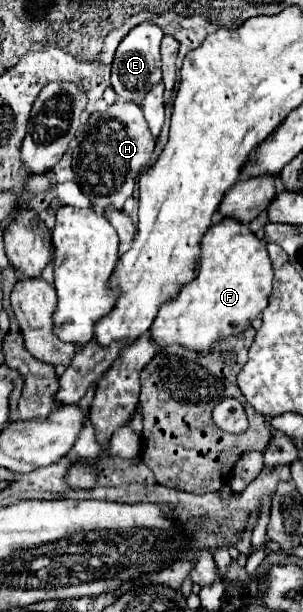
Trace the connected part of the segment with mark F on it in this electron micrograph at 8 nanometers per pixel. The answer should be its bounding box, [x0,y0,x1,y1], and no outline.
[150,218,272,352]

